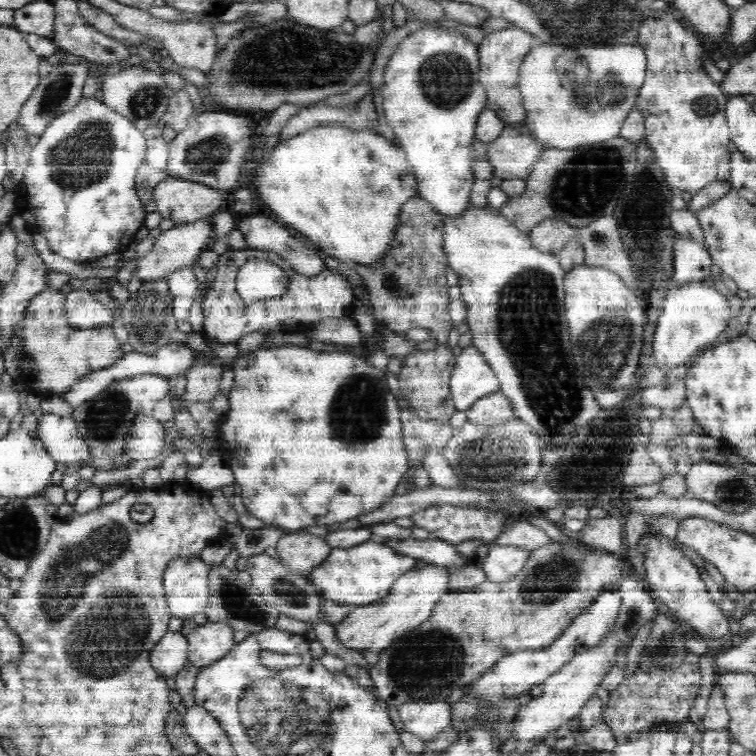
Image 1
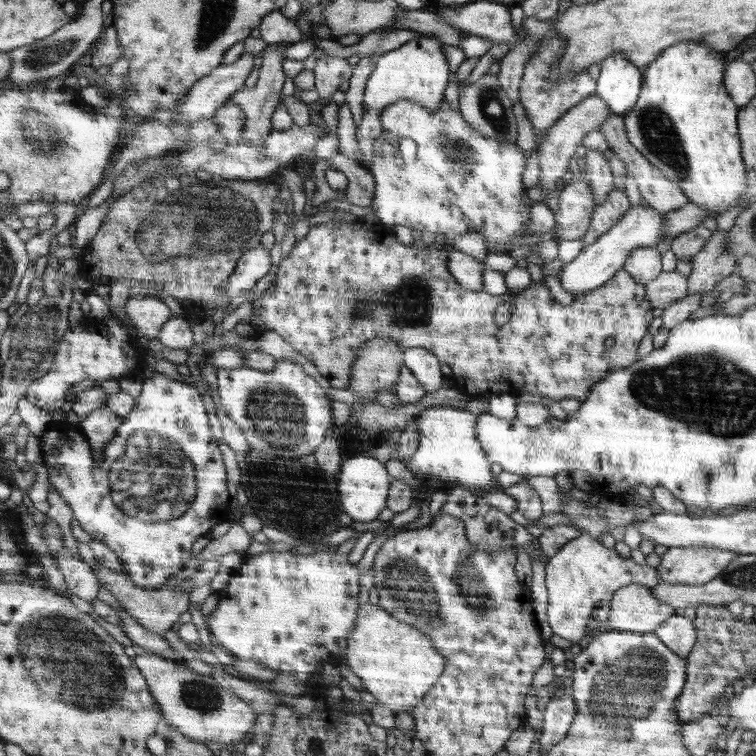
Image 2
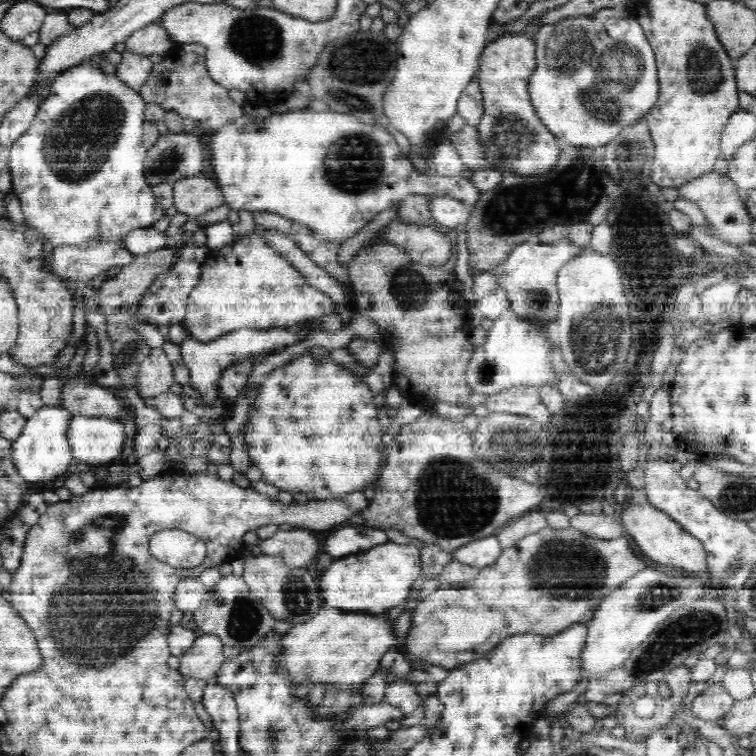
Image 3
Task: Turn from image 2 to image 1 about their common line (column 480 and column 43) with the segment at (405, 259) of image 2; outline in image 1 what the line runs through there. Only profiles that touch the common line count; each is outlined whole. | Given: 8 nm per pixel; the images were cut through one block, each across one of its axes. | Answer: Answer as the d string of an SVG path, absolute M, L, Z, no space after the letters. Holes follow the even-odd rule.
M46 288L29 301L23 318L12 328L14 336L20 337L21 363L20 381L23 382L29 392L42 397L62 396L67 393L82 377L95 373L116 364L125 352L114 335L111 324L98 325L89 329L72 326L66 317L67 294L57 289Z

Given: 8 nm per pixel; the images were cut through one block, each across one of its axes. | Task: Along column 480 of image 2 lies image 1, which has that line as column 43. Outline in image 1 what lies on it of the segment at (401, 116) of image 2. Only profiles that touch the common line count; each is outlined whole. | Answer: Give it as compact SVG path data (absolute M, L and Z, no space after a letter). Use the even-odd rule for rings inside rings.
M94 97L80 100L72 110L48 123L32 148L24 179L15 191L15 213L24 218L26 231L43 235L52 252L76 262L123 252L136 242L136 233L145 226L146 211L136 191L137 172L146 162L145 135L119 111Z

